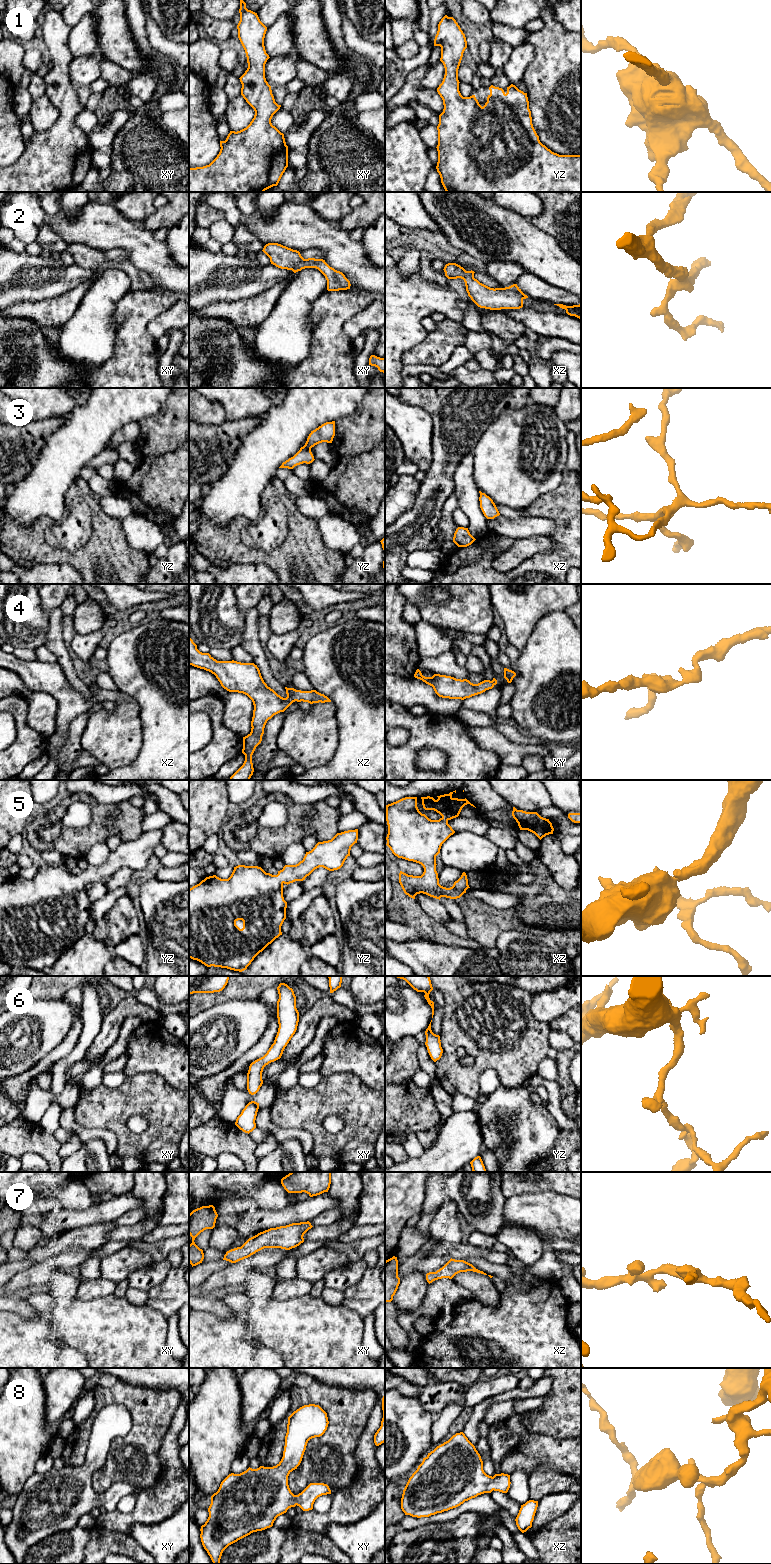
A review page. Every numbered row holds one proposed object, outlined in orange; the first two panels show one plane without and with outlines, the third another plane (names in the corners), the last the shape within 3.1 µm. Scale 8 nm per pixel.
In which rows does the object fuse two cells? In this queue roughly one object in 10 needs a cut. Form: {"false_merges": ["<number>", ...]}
{"false_merges": []}

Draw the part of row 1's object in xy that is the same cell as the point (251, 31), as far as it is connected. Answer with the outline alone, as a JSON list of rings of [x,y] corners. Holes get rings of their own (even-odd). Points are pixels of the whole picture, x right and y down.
[[[240,0],[239,13],[238,38],[248,63],[247,70],[239,78],[241,95],[254,109],[255,115],[246,128],[230,131],[226,140],[220,141],[220,152],[209,165],[189,168],[189,192],[264,192],[278,185],[288,167],[288,146],[284,134],[271,123],[281,105],[275,102],[271,86],[265,78],[265,64],[270,58],[264,46],[267,27],[257,13],[246,8],[243,0]]]

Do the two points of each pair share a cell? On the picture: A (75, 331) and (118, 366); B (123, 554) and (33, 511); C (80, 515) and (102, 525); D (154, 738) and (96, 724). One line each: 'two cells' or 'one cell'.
A: two cells
B: two cells
C: two cells
D: two cells

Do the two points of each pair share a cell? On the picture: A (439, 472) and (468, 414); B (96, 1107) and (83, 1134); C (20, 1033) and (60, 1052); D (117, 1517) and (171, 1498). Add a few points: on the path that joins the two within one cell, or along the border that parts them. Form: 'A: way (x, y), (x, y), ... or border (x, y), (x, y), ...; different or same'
A: way (446, 458), (457, 428); same
B: border (73, 1107), (75, 1121), (80, 1126), (109, 1130); different
C: border (68, 1031), (68, 1034), (36, 1065); different
D: way (130, 1517), (145, 1512), (158, 1503); same

